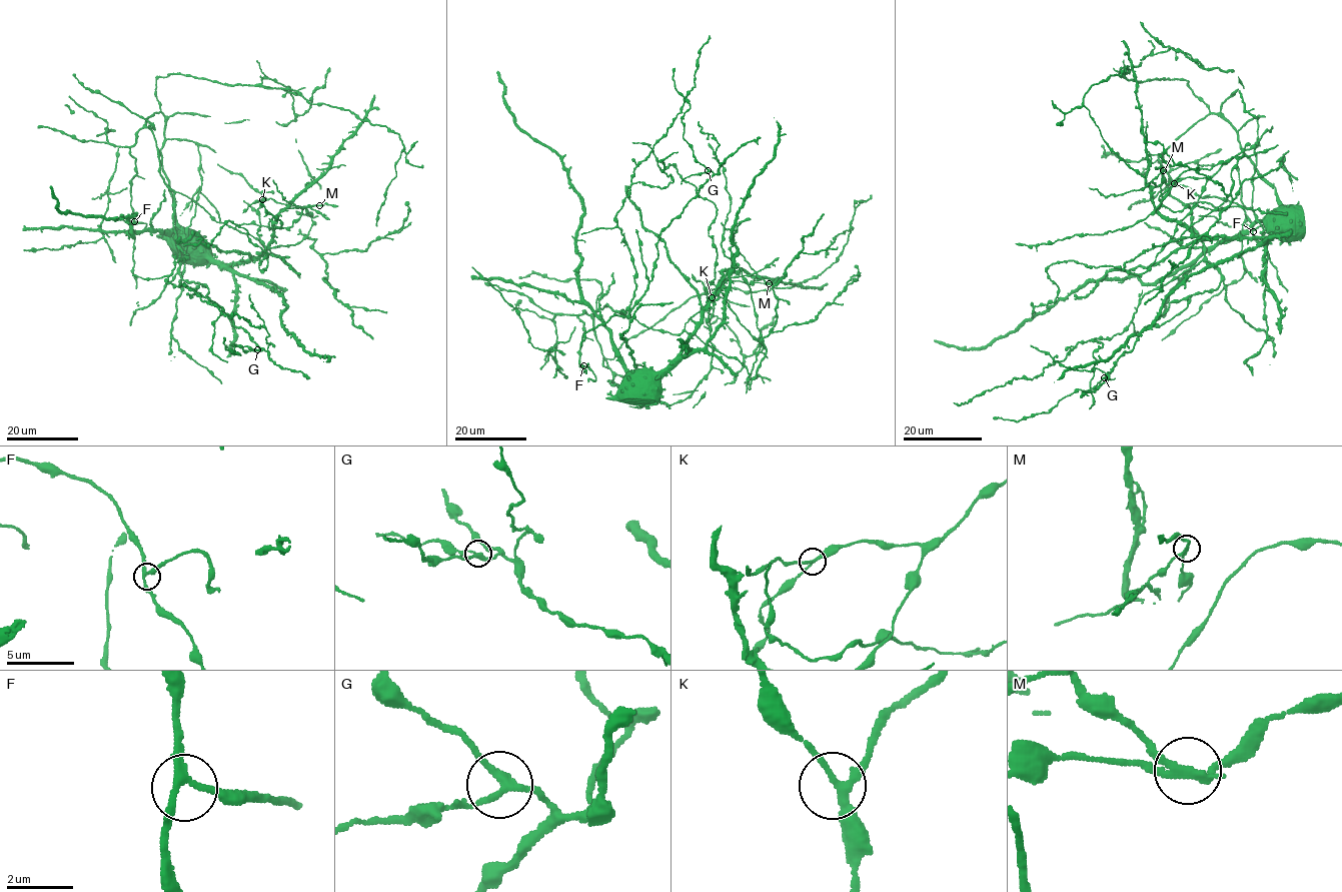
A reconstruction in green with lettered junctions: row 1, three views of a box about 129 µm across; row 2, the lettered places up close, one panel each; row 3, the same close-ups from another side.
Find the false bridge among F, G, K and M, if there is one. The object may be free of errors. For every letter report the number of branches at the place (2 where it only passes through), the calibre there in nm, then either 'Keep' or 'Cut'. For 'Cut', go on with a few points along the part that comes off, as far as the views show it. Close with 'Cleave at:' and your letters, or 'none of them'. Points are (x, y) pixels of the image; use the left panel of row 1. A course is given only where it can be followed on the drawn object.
F: Branches: 3. Thickness 200 nm. Keep
G: Branches: 3. Thickness 220 nm. Keep
K: Branches: 3. Thickness 200 nm. Keep
M: Branches: 3. Thickness 200 nm. Cut. Course of the part to remove: (319, 205), (302, 208), (287, 201), (273, 180)
Cleave at: M

